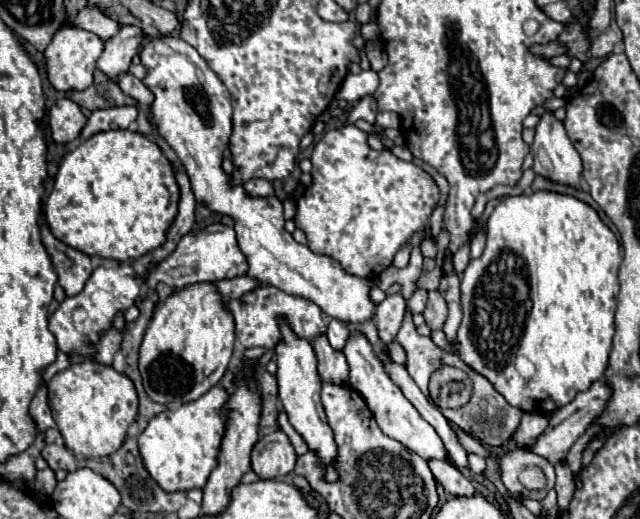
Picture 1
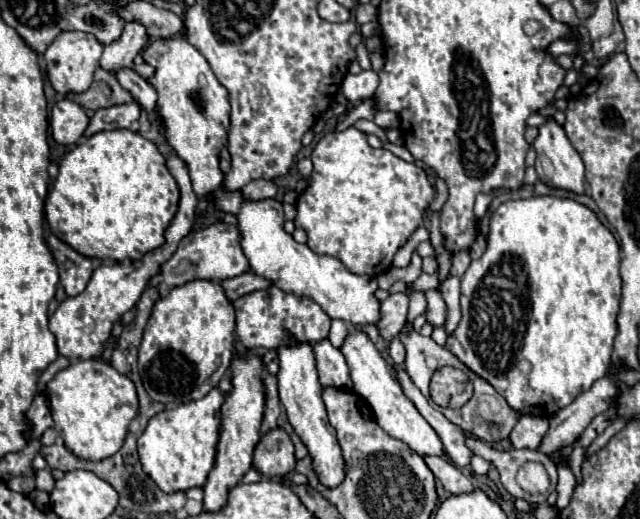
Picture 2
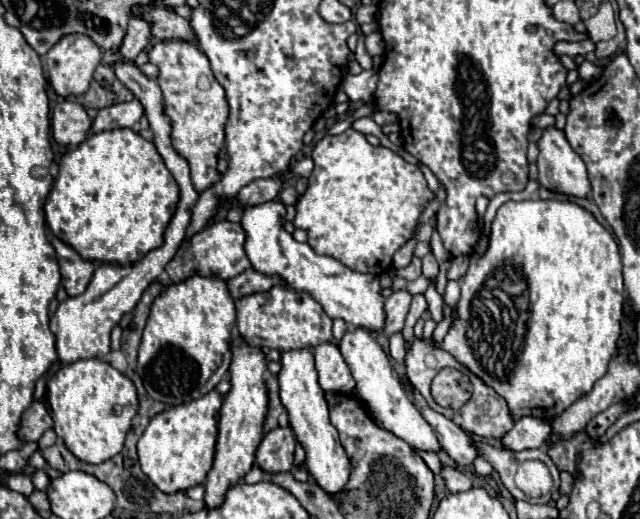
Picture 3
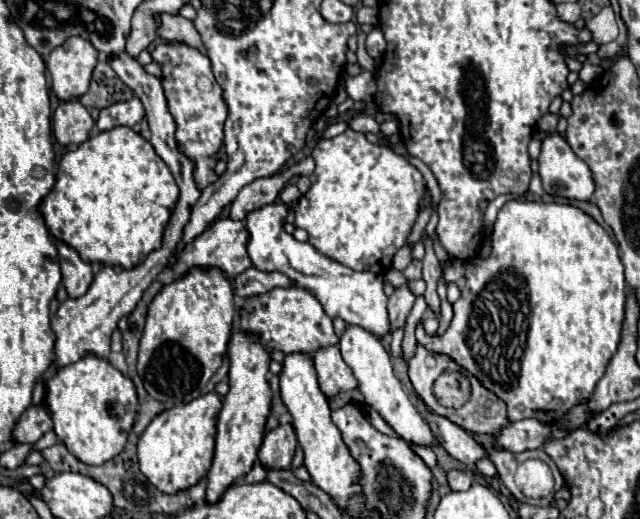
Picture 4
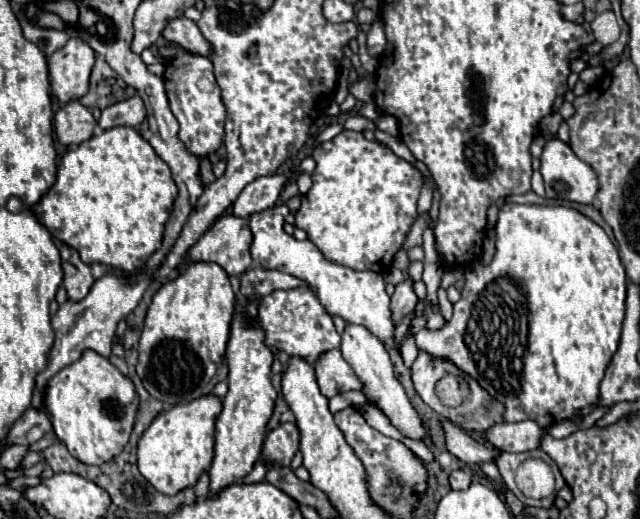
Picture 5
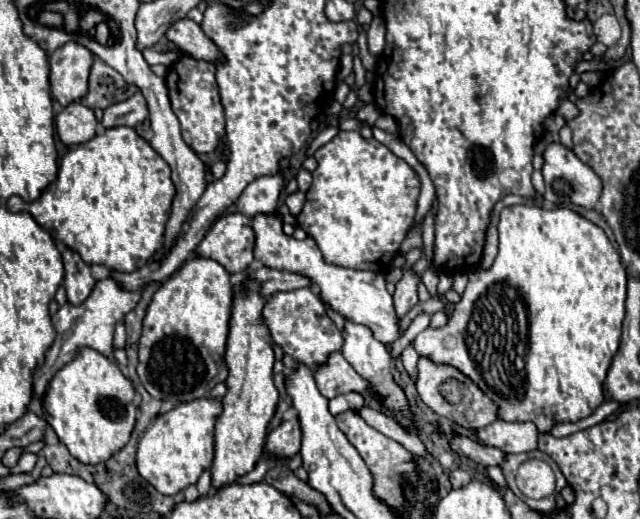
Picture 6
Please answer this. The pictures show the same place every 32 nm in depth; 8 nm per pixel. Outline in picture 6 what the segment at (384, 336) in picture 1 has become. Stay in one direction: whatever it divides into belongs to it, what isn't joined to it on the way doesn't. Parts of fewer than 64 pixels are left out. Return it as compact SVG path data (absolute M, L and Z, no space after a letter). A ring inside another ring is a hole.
M404 270L404 276L396 284L396 292L394 292L394 310L398 318L402 318L412 306L418 304L418 294L416 294L418 282L420 278L412 270Z

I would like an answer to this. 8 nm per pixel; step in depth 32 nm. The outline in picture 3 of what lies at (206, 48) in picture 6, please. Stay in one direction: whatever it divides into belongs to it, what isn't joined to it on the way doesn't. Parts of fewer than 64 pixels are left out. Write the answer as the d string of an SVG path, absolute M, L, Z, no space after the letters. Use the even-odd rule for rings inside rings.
M138 4L138 6L132 6L132 16L142 16L150 24L150 32L154 38L160 38L160 40L180 38L188 42L194 38L190 22L186 18L180 18L172 10Z

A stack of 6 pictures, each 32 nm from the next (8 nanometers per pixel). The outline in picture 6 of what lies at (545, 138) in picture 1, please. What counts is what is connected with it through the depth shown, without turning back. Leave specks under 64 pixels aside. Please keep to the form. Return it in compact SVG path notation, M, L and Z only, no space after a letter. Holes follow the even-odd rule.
M560 142L548 144L542 156L544 156L542 176L544 176L544 182L546 182L546 194L544 194L544 198L550 204L556 204L556 206L578 204L578 206L584 206L584 208L594 208L596 206L596 202L600 198L602 182L600 182L600 178L594 174L594 170L588 164L580 162L576 158L576 154L572 150L568 150Z

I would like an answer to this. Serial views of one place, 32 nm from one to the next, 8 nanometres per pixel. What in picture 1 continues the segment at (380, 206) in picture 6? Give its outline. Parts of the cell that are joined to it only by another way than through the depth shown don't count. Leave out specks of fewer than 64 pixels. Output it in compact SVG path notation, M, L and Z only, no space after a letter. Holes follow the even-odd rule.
M354 124L328 130L314 146L310 160L312 184L298 200L294 222L300 230L304 230L308 248L312 252L328 254L352 276L376 278L380 272L392 266L396 252L404 248L416 232L424 230L430 214L436 208L436 202L440 200L440 190L428 172L414 166L412 162L396 158L390 150L372 150L368 146L368 134Z

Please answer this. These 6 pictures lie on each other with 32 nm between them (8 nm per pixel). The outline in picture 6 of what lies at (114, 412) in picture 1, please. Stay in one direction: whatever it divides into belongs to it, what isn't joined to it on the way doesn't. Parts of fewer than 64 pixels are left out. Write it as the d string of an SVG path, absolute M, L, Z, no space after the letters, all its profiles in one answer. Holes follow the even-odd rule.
M82 348L80 354L52 378L42 398L42 406L48 424L54 428L56 436L60 438L62 444L66 444L74 458L78 458L84 464L102 464L110 456L120 452L130 438L136 420L136 408L132 404L134 394L136 392L132 382L120 372L120 368L110 358L102 356L92 348Z

